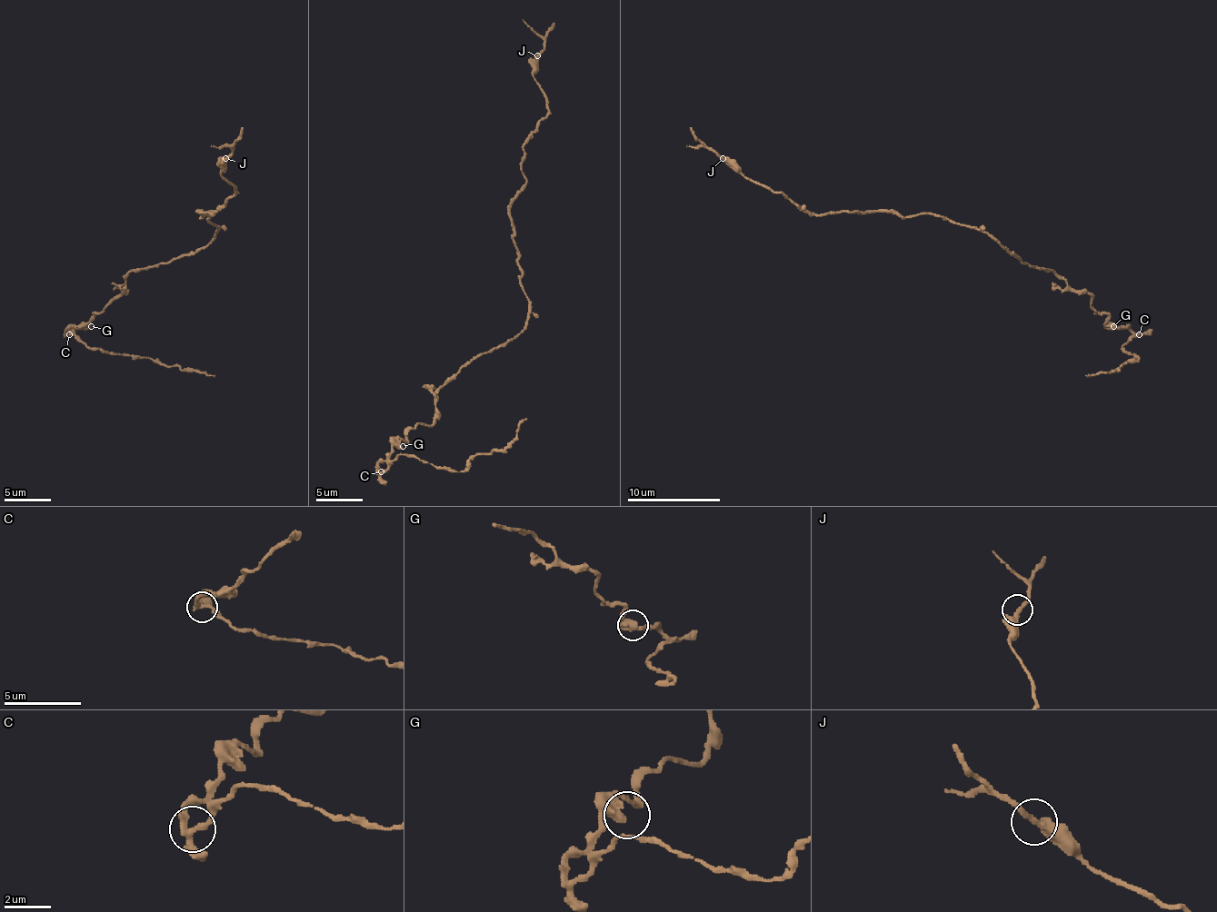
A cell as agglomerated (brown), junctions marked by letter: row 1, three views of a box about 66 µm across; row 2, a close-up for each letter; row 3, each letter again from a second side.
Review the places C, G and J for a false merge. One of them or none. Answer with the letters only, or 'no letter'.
C

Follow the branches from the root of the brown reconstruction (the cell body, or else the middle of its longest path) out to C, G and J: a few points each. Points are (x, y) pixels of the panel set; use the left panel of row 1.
C: (188, 253), (133, 270), (123, 291), (88, 323), (72, 326), (69, 335)
G: (188, 253), (167, 263), (133, 270), (125, 277), (123, 291), (91, 317), (88, 323), (91, 326)
J: (188, 253), (202, 249), (216, 232), (209, 216), (197, 212), (216, 212), (237, 191), (221, 174), (225, 158)

